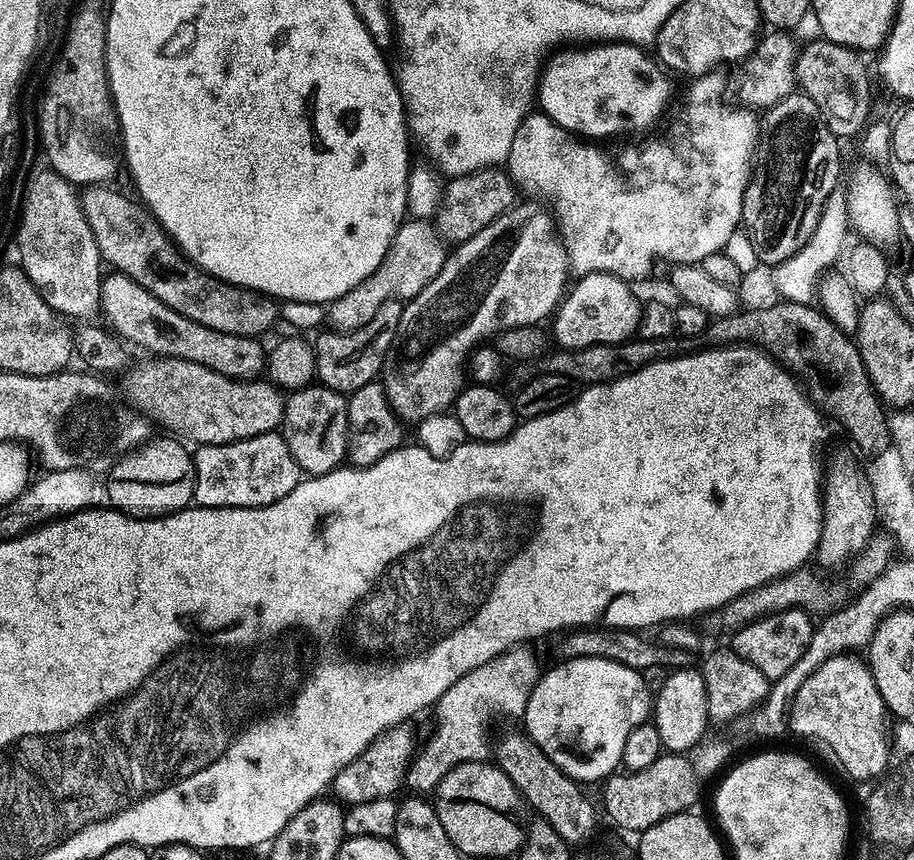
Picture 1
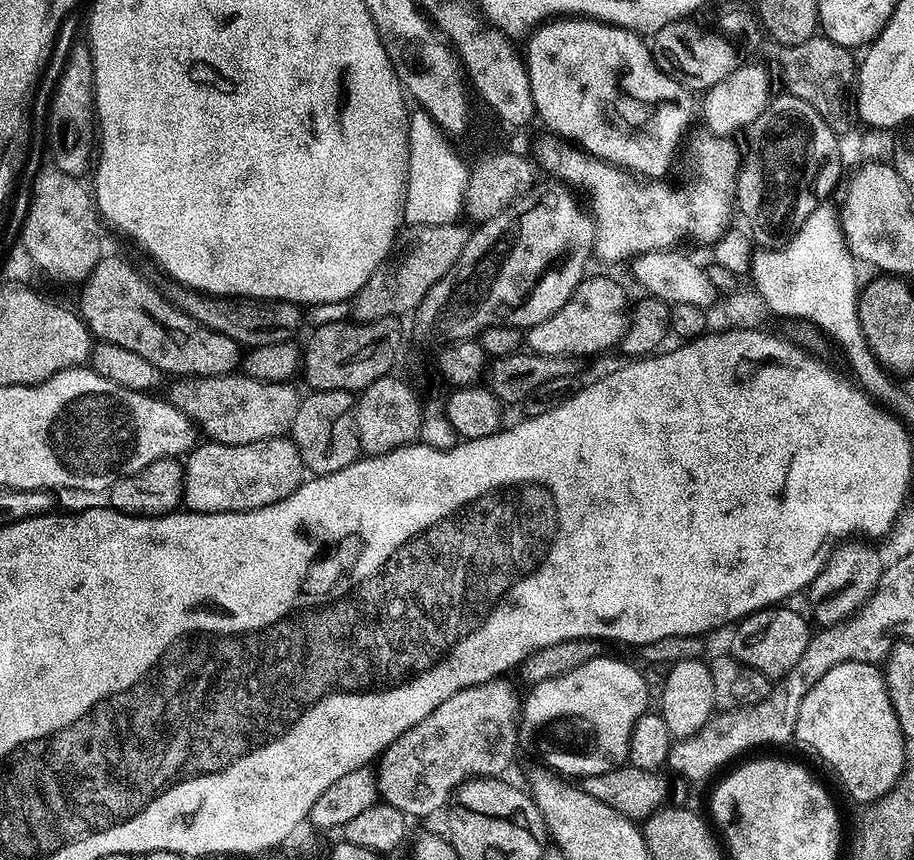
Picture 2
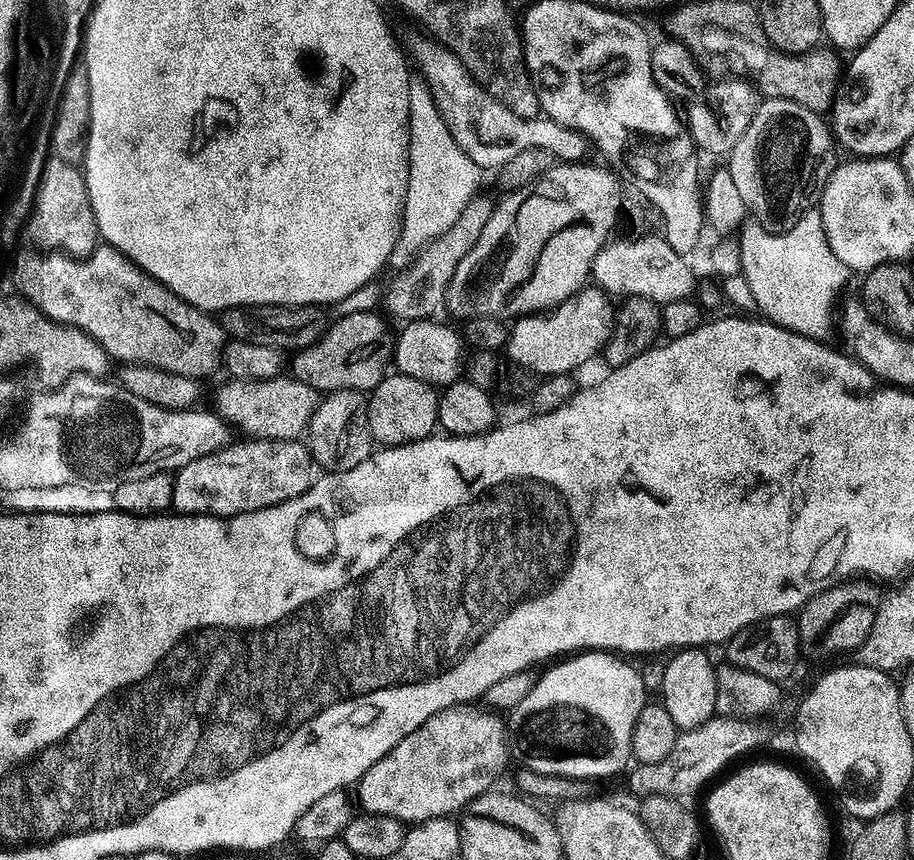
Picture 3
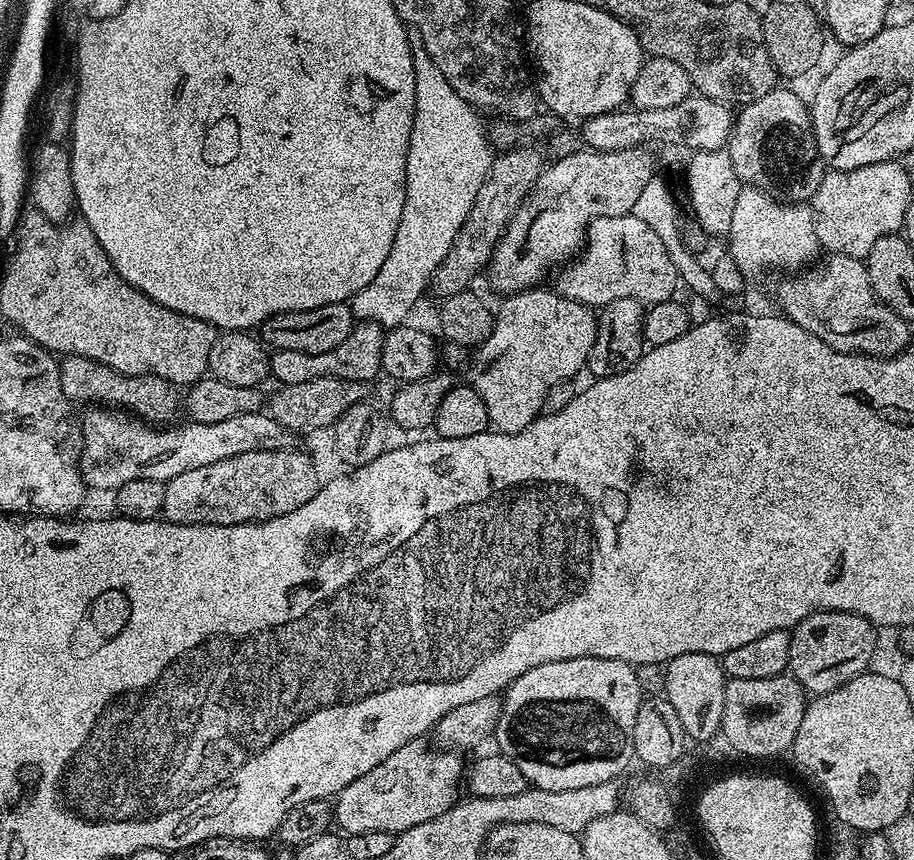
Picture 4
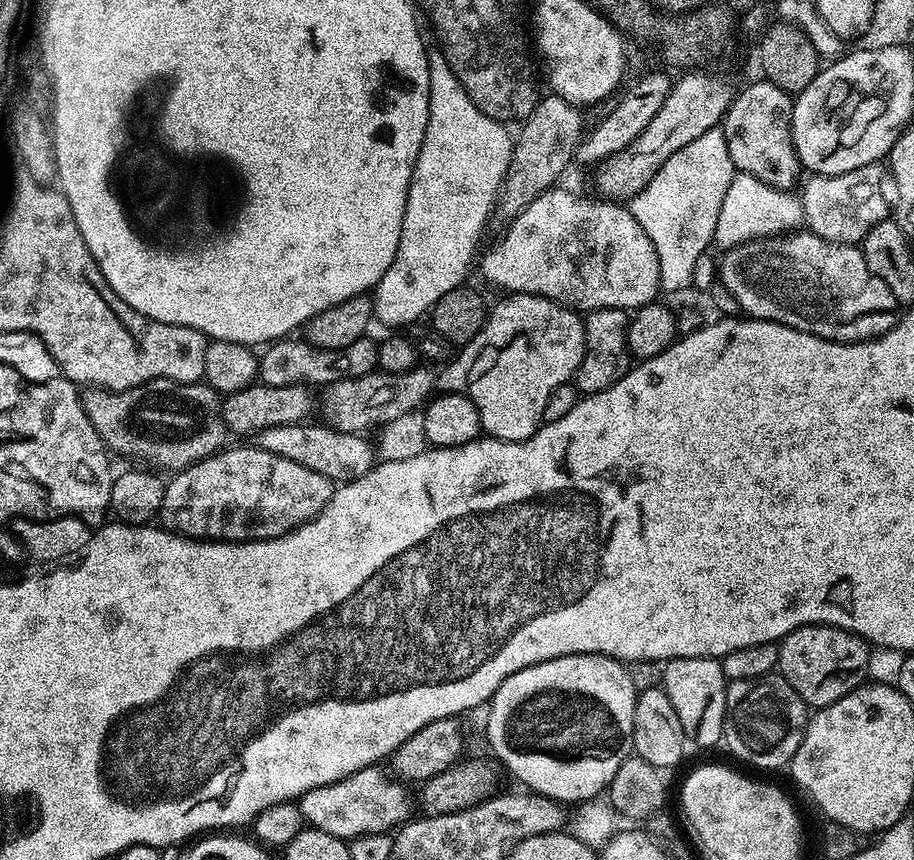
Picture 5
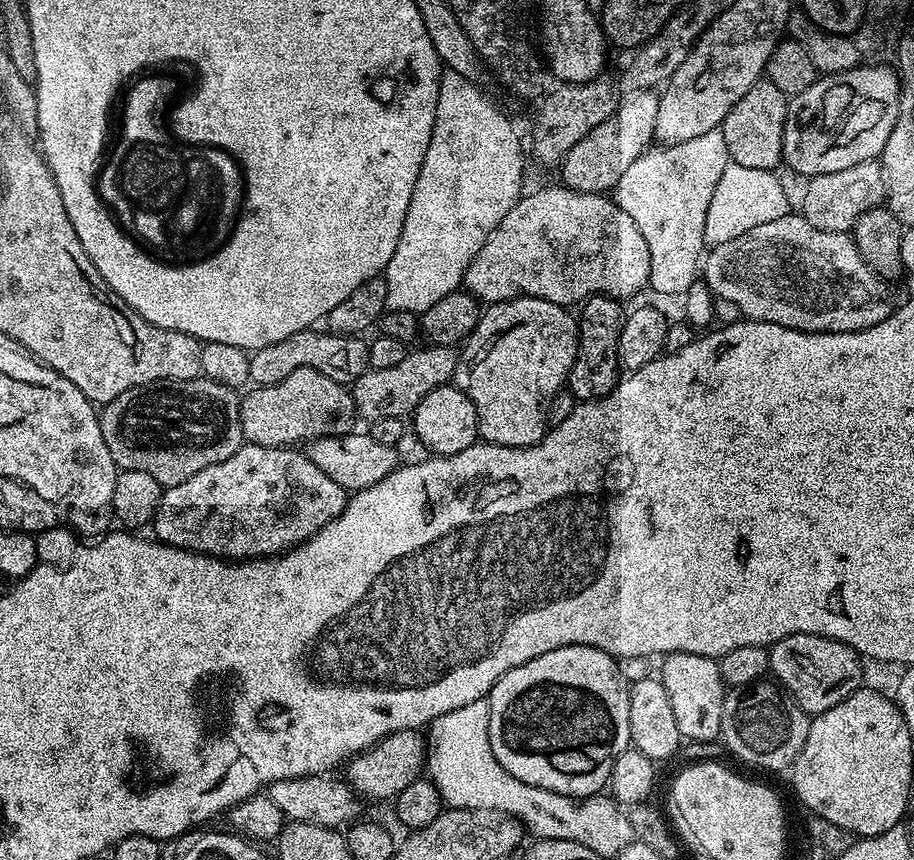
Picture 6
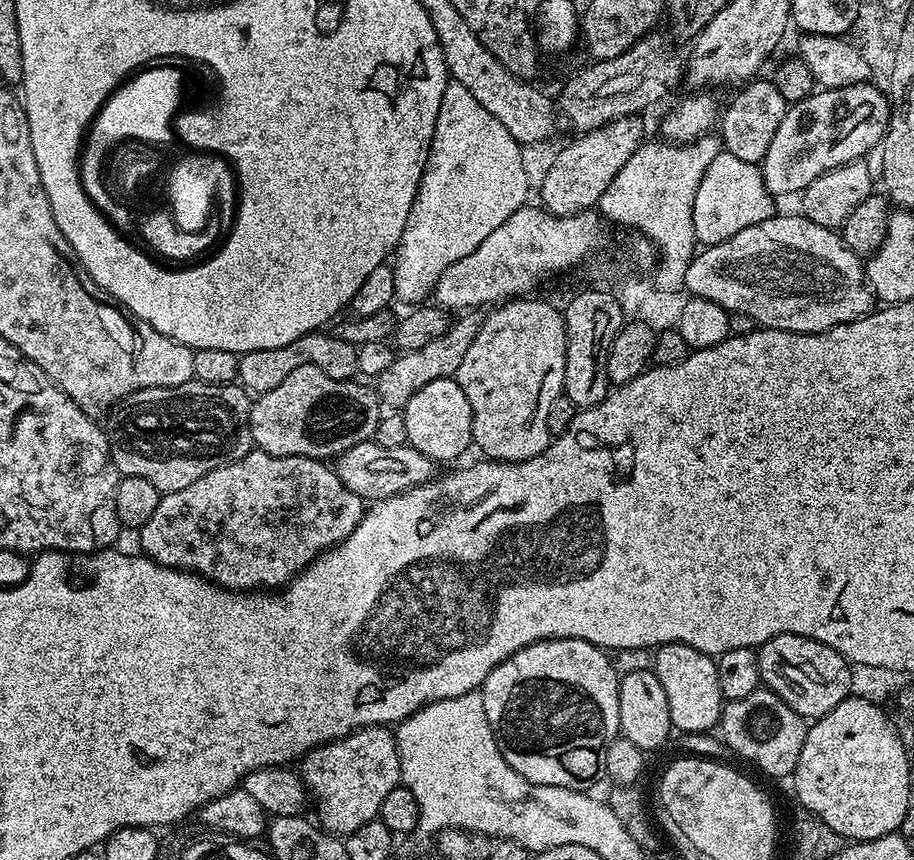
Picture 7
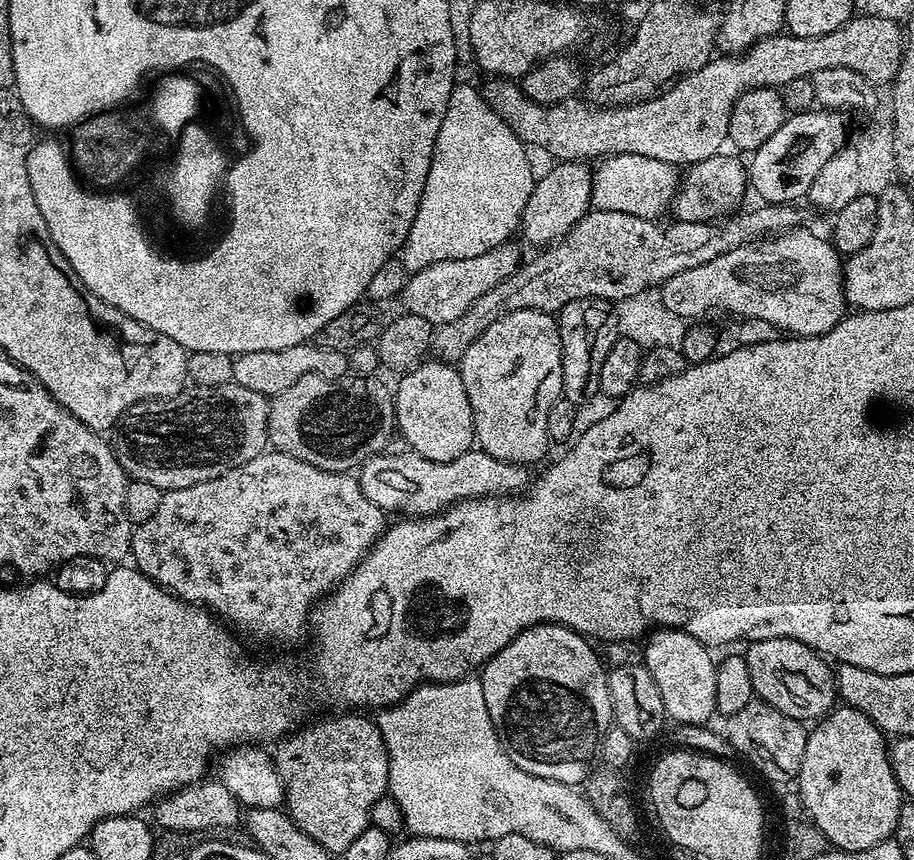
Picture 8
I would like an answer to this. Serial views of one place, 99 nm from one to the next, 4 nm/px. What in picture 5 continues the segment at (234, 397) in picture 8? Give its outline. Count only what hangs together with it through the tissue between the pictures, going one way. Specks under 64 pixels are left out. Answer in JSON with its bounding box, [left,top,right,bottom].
[80,380,230,470]

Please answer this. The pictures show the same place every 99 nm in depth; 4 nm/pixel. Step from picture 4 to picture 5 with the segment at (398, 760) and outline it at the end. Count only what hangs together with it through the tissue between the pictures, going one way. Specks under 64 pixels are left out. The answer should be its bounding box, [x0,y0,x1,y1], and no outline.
[298,766,413,842]

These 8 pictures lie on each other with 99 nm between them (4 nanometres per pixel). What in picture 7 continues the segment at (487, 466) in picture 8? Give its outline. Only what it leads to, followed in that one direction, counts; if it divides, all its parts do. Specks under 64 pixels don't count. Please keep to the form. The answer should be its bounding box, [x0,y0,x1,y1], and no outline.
[334,440,433,502]

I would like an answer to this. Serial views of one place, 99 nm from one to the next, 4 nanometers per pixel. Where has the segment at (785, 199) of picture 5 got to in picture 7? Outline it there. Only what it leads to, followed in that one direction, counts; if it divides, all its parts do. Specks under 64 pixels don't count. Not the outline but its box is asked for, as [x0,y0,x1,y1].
[694,150,774,246]

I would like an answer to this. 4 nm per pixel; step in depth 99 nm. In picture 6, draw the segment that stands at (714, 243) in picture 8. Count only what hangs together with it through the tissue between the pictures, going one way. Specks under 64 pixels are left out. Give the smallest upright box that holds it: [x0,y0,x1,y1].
[350,346,458,420]

